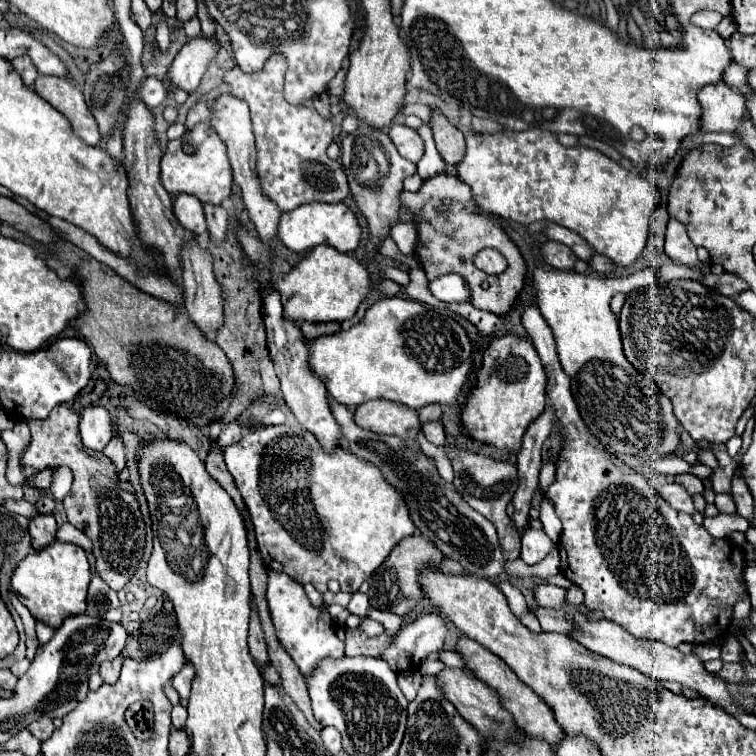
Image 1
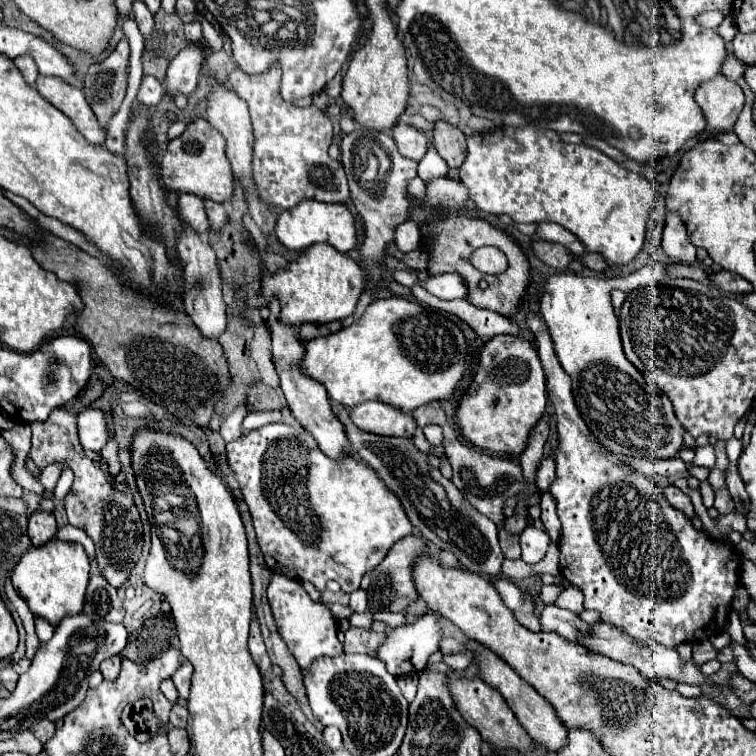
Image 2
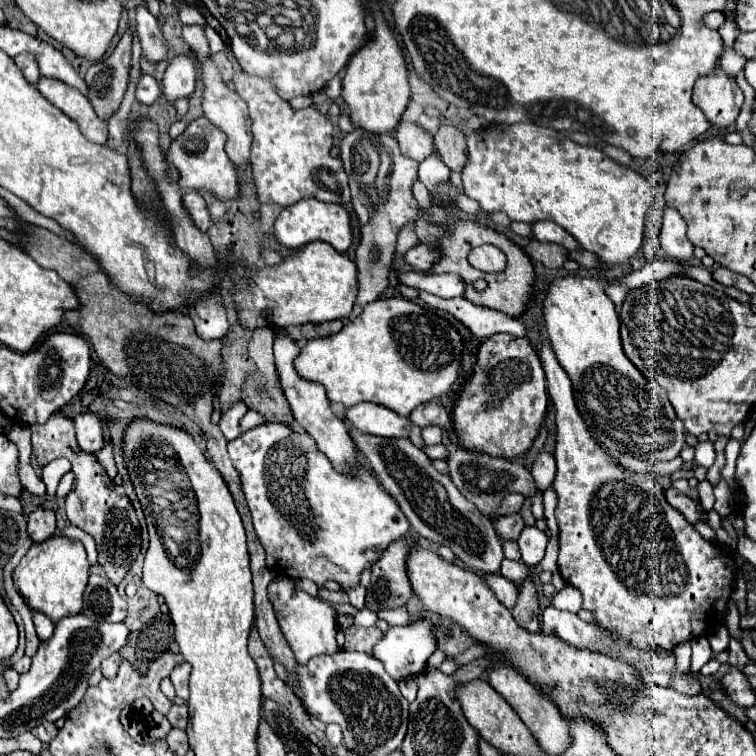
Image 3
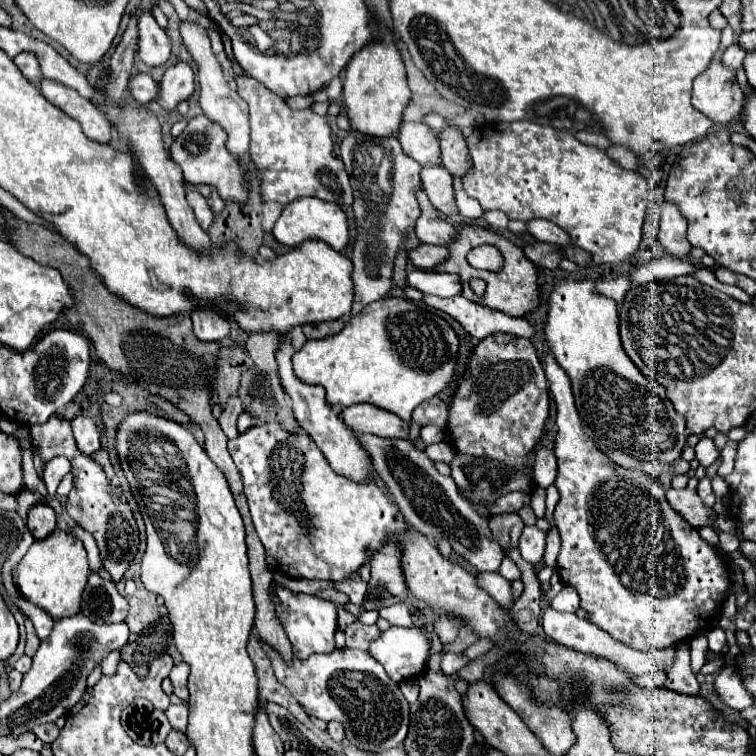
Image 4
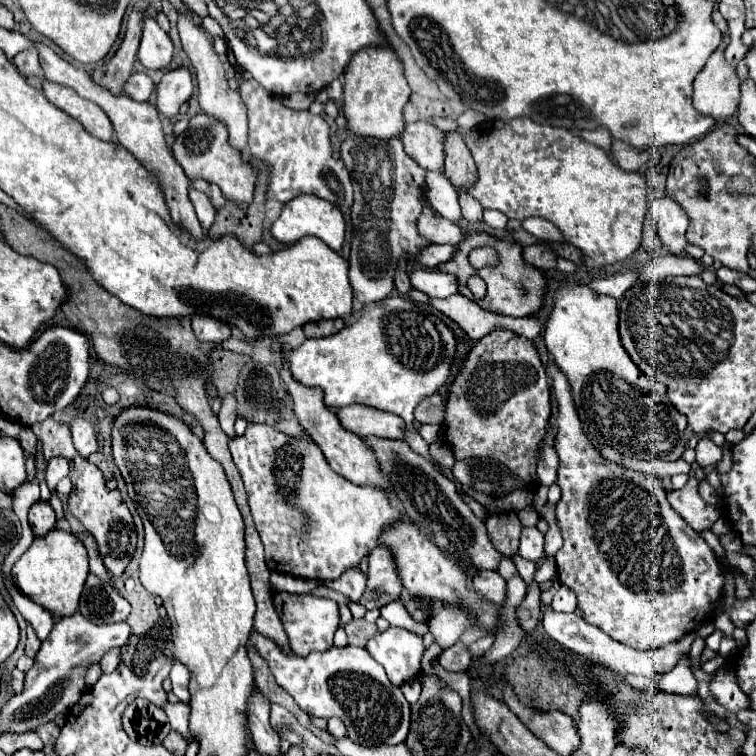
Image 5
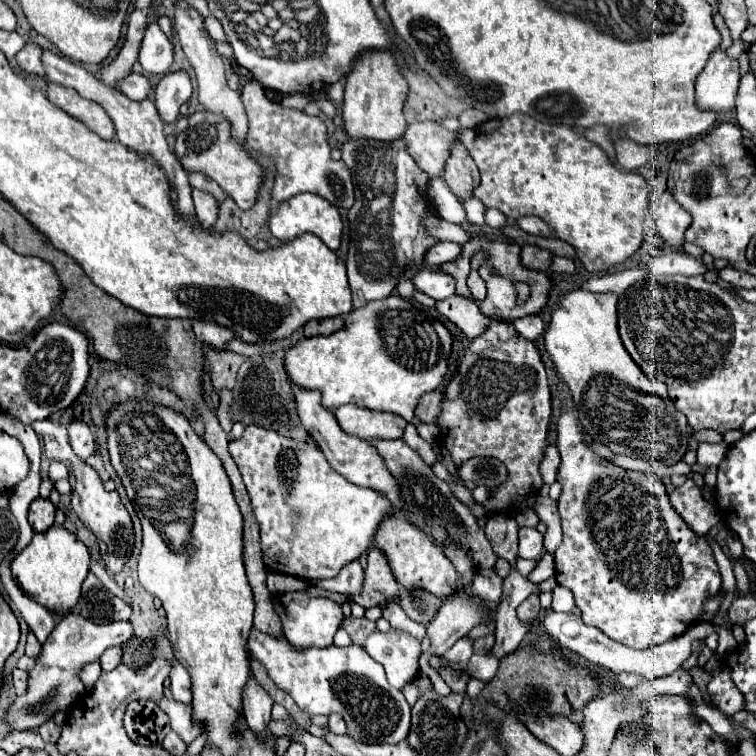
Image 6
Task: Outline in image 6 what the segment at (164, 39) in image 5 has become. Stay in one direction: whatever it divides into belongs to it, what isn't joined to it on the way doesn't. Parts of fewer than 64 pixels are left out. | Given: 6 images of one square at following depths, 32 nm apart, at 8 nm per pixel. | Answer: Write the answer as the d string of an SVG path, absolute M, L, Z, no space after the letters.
M148 22L144 40L140 46L140 54L138 54L138 62L142 64L142 68L146 72L166 74L172 64L172 54L174 54L174 48L168 36L160 30L156 22Z

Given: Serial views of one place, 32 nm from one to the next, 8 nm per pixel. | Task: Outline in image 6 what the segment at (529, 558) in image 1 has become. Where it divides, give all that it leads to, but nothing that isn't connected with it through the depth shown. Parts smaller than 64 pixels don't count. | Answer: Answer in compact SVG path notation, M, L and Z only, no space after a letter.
M520 528L520 558L530 558L530 560L540 560L544 546L542 546L542 534L536 528Z

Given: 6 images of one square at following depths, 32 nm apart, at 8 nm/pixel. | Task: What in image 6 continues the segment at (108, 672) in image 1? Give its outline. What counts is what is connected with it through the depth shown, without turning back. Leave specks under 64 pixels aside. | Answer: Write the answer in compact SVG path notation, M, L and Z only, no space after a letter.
M118 646L108 648L108 650L104 652L104 656L100 658L100 664L102 664L102 670L104 670L104 672L114 670L120 662L122 662L122 650L120 650Z

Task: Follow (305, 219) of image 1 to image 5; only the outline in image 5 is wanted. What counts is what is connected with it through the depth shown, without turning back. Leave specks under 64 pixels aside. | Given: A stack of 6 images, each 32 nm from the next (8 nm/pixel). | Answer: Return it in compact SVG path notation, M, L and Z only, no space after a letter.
M304 194L304 196L294 198L292 202L284 204L284 208L282 208L280 216L276 218L276 222L272 224L270 232L282 244L294 244L294 242L302 240L304 236L316 236L322 242L326 242L332 250L340 250L344 244L344 238L346 238L346 222L344 222L344 214L340 212L340 208L334 206L332 202Z

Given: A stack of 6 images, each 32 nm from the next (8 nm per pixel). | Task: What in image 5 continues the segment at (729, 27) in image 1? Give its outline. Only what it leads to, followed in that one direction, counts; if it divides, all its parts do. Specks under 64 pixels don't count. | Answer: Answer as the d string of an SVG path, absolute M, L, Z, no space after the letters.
M722 41L718 50L710 56L706 68L694 80L694 106L698 112L712 116L716 122L726 122L738 112L740 82L736 66L724 60L726 44Z

